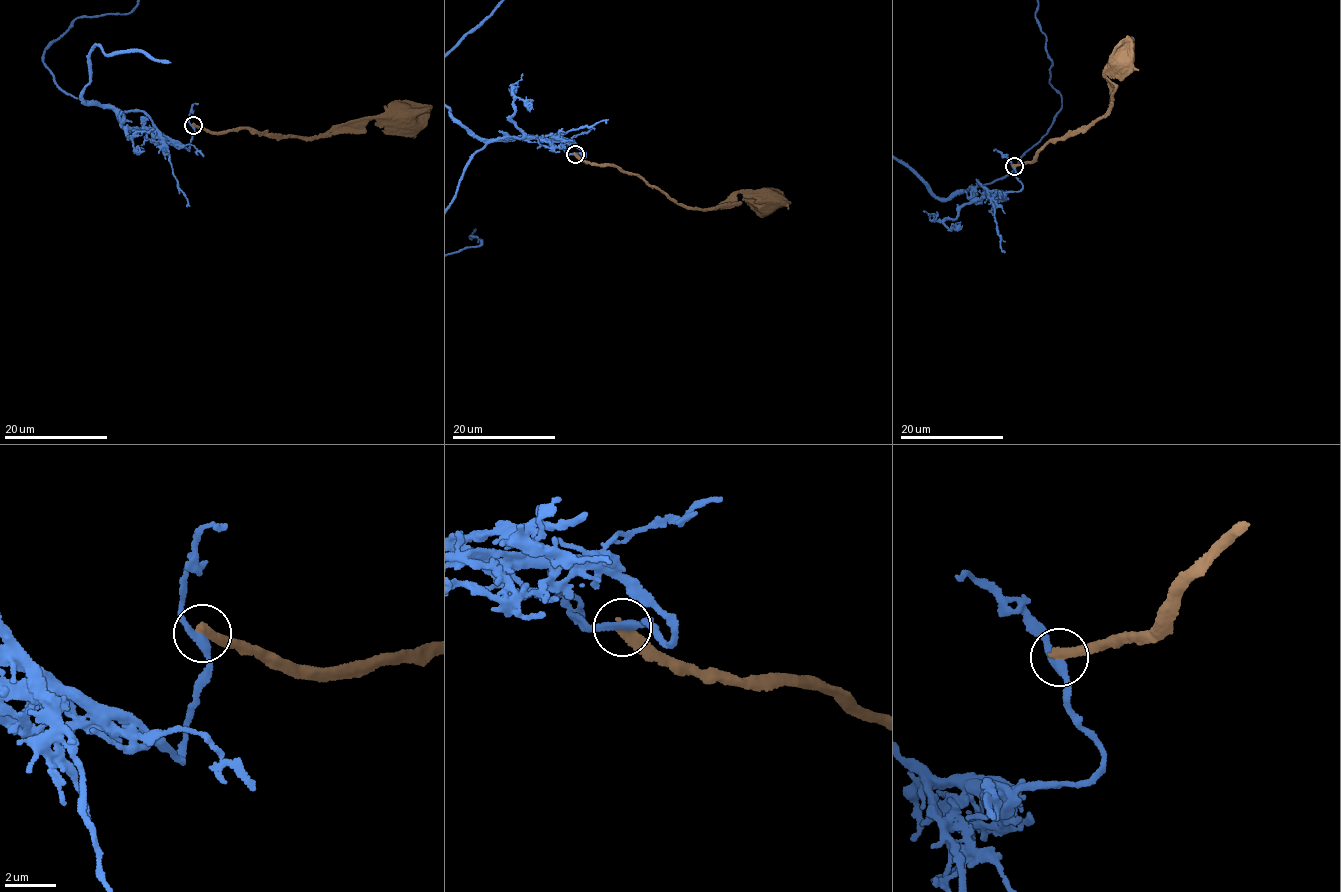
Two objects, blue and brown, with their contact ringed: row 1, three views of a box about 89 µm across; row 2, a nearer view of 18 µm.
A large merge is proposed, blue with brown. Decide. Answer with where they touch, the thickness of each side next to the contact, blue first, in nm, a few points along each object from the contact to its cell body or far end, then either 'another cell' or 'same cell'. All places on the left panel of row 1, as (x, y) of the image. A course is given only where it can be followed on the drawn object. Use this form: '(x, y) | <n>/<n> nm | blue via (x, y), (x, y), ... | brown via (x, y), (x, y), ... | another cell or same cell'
(193, 125) | 280/440 nm | blue via (192, 125), (188, 149), (125, 128), (67, 95), (42, 59), (79, 17), (126, 14) | brown via (193, 125), (226, 133), (244, 128), (316, 138), (373, 119), (395, 122), (398, 119) | another cell

